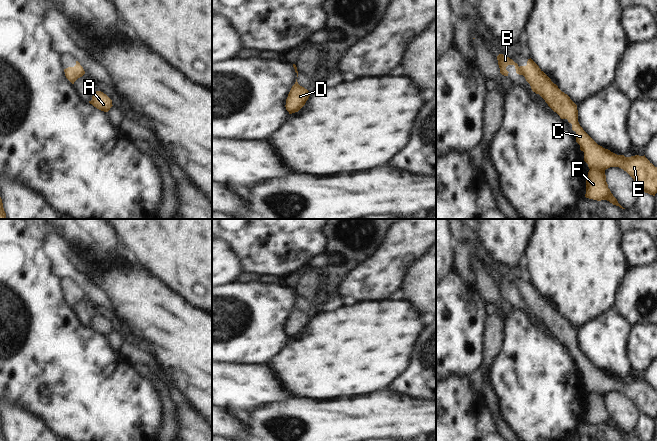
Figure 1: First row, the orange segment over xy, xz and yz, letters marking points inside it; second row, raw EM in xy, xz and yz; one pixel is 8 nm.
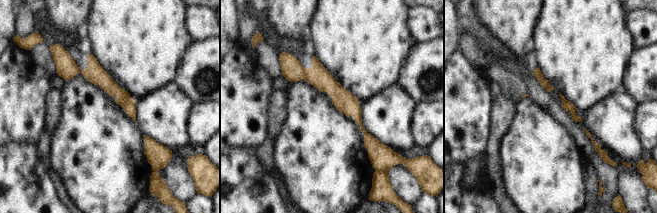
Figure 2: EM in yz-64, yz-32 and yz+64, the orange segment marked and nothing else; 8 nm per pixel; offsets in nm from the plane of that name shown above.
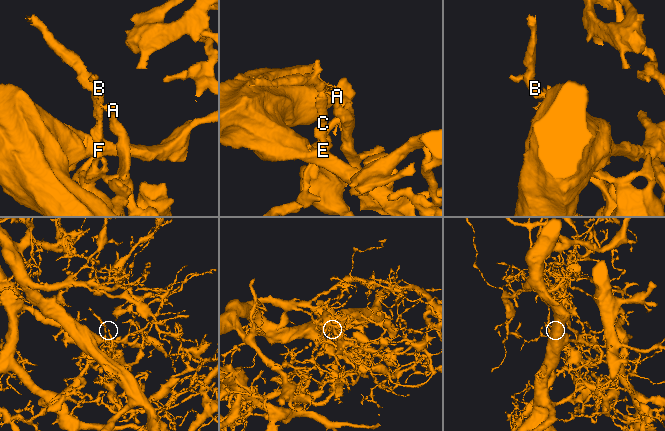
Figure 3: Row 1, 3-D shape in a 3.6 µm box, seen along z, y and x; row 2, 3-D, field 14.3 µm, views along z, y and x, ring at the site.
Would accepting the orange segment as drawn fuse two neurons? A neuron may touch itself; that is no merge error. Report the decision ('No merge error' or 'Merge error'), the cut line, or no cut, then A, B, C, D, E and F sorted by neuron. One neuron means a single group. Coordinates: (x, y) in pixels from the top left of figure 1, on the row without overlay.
Merge error. Split along yz (519, 291), (522, 298). Groups: A C D E F / B

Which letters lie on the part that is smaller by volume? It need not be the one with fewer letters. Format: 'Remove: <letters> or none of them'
Remove: B

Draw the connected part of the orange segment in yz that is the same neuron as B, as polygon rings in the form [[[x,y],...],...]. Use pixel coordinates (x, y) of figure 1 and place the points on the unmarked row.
[[[499,278],[497,280],[497,284],[498,284],[498,289],[500,292],[500,297],[504,300],[508,300],[508,295],[506,294],[506,291],[508,289],[514,289],[515,293],[516,293],[516,297],[519,299],[522,299],[521,295],[520,295],[520,291],[518,290],[517,287],[515,287],[512,283],[510,283],[509,281],[503,279],[503,278]]]

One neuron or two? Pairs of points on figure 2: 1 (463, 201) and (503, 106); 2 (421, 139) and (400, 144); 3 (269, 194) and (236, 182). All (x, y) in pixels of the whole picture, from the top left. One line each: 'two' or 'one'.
1: two
2: two
3: one

